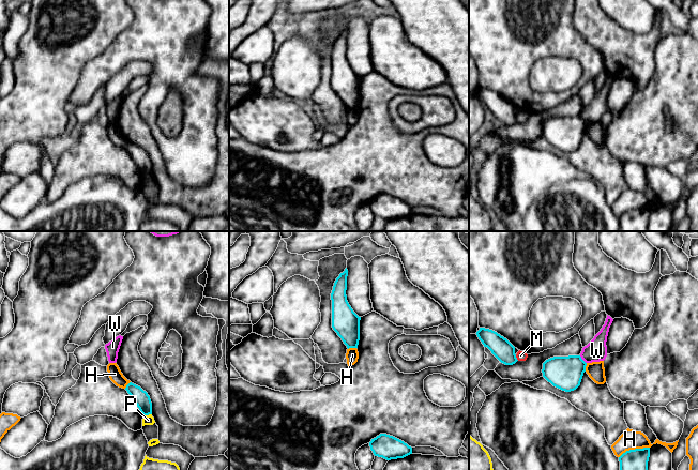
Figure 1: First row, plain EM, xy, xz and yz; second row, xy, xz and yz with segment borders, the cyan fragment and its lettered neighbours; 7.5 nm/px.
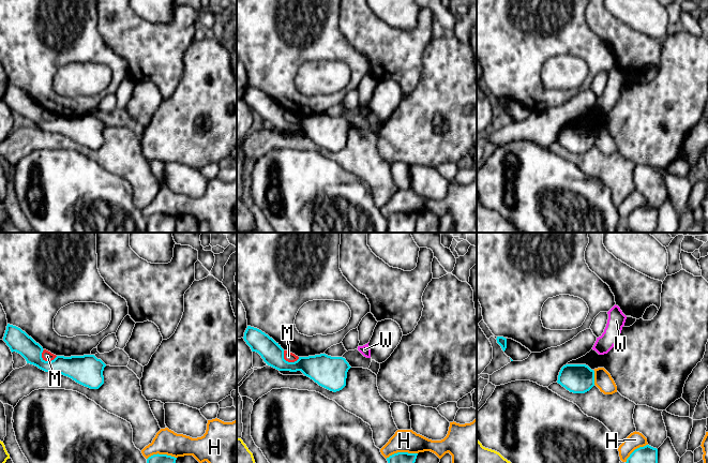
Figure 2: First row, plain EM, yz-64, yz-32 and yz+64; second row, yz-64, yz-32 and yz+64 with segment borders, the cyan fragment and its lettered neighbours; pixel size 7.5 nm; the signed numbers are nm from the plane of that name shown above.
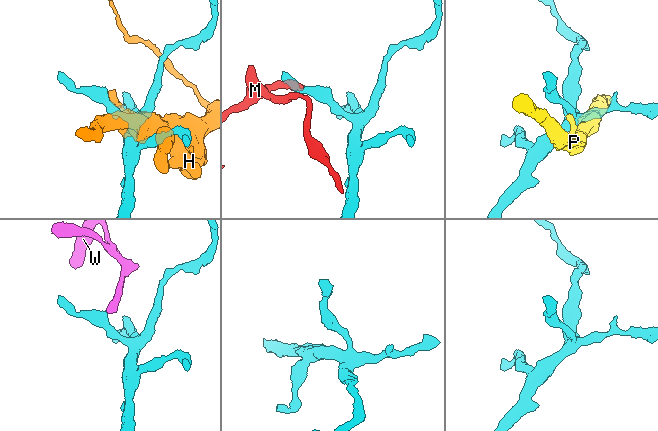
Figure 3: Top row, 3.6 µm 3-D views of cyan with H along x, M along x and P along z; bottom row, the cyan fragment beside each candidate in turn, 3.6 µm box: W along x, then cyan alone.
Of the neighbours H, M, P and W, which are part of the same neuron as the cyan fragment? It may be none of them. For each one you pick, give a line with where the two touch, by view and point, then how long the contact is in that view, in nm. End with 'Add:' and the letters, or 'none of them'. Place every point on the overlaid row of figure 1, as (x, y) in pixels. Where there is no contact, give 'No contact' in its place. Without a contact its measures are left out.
Add: none of them

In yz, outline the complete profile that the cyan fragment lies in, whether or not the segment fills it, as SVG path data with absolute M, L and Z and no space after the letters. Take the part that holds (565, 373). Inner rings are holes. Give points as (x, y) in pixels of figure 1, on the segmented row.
M580 355L553 357L543 363L543 377L553 386L571 392L581 382L587 363Z

